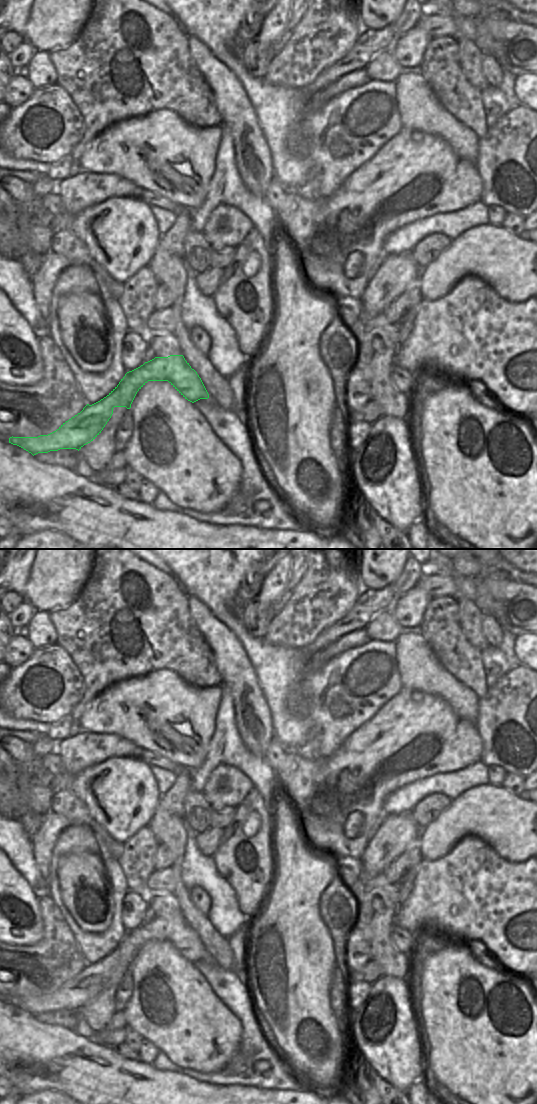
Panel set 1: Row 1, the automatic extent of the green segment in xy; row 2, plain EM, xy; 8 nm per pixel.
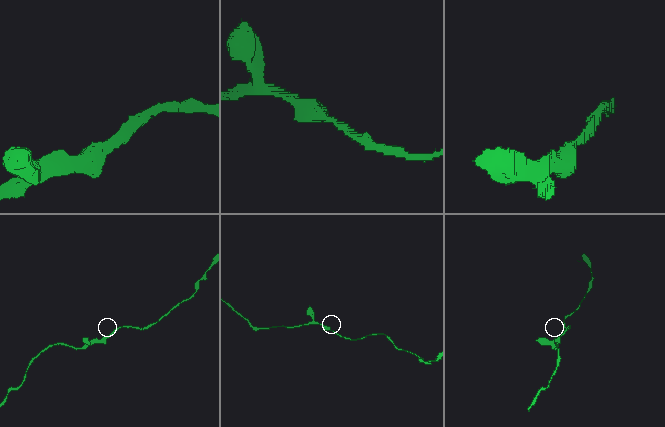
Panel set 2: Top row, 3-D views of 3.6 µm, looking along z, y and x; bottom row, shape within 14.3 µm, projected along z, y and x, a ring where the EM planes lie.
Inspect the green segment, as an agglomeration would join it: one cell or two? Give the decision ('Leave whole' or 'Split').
Leave whole

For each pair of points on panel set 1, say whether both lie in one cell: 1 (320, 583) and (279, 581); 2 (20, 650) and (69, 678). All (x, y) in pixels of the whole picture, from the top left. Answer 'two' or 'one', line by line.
1: two
2: two

